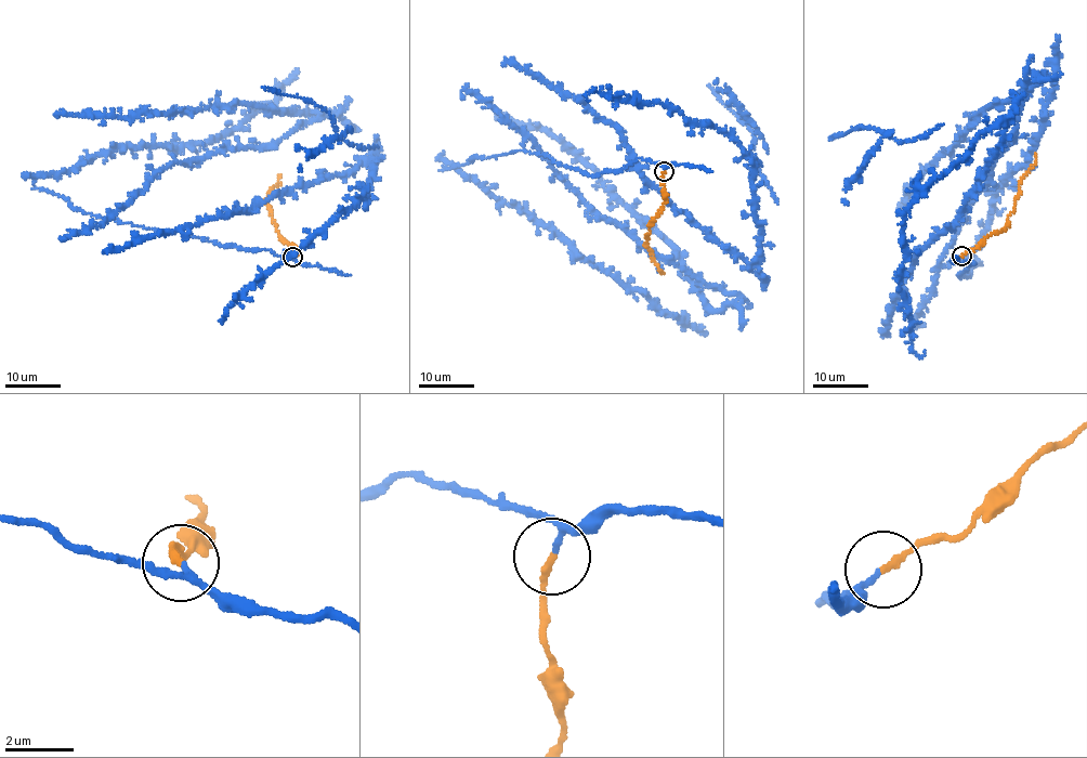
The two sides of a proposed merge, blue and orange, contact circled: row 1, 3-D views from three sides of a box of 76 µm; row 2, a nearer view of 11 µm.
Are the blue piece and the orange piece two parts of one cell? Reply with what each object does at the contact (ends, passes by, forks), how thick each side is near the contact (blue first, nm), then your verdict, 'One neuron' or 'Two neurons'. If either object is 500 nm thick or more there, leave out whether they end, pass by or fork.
At the ring blue passes by. At the ring orange ends. Thickness 110 nm (blue) against 200 nm. One neuron

